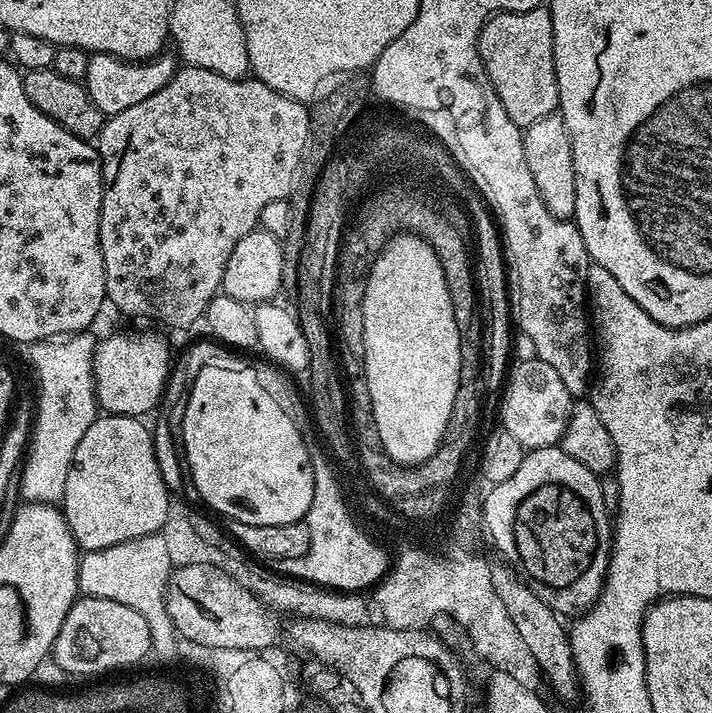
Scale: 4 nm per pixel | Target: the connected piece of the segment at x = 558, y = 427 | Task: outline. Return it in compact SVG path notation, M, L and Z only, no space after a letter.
M535 356L526 361L513 363L513 368L508 378L508 384L502 400L502 420L501 427L510 432L518 442L521 442L526 450L532 451L536 448L548 448L557 445L561 435L565 432L568 425L569 414L572 412L574 398L566 390L562 383L562 378L551 369L546 362Z

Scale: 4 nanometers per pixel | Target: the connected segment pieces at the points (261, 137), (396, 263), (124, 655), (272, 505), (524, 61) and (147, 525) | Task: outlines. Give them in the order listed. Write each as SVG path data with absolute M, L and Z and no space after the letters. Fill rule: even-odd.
M180 66L177 67L174 78L170 78L170 82L166 82L166 86L162 86L162 90L158 90L158 94L150 94L150 98L145 98L143 102L138 102L138 106L130 106L130 110L122 110L122 114L114 114L113 116L107 117L104 121L104 129L100 131L98 137L100 165L102 166L102 174L104 175L106 185L104 197L102 198L102 210L100 211L100 249L102 250L104 277L106 278L104 295L107 303L109 305L113 304L118 311L125 312L128 316L145 316L146 319L157 320L160 324L169 324L172 328L188 328L199 316L201 319L201 317L207 313L212 299L221 291L224 283L226 262L230 262L230 254L234 254L234 246L238 246L238 242L242 242L242 238L246 238L246 234L257 231L263 208L270 202L280 200L280 192L284 192L282 188L286 188L286 168L292 166L292 164L290 164L290 154L296 152L301 146L306 146L309 113L309 109L305 107L301 101L290 98L286 94L282 94L278 90L266 86L261 80L255 78L245 78L242 80L222 78L222 74L214 74L214 70L202 70L201 68Z
M397 234L392 236L371 263L367 272L364 296L360 299L362 306L362 334L364 335L365 354L362 377L368 383L370 402L372 403L374 427L378 430L378 438L385 454L391 458L395 465L420 465L431 458L439 450L447 420L454 407L454 398L462 385L462 369L459 356L459 327L454 318L454 306L450 302L450 290L446 286L446 274L442 270L442 262L435 250L421 237L413 234Z
M81 595L70 606L50 656L62 671L72 676L100 676L146 659L153 648L150 626L138 610L130 610L122 602L110 602L110 598Z
M208 368L200 380L196 380L196 392L192 392L192 404L188 404L188 420L178 425L178 431L188 435L188 448L182 453L188 460L188 472L192 475L192 484L196 492L213 508L213 513L221 512L228 520L248 523L250 526L283 526L287 523L303 521L310 510L310 502L314 498L314 470L312 469L312 452L304 445L304 436L298 424L288 424L284 412L264 396L264 388L252 380L252 372L220 372L220 368Z
M541 6L524 13L499 12L489 17L481 28L477 46L482 66L502 106L506 106L510 122L526 129L538 122L538 118L546 118L559 109L558 78L554 70L552 16L547 7Z
M100 414L97 415L95 422L90 426L90 430L86 430L86 434L82 434L75 441L76 449L72 452L72 465L69 466L68 473L64 476L64 504L62 503L62 511L73 538L84 552L97 552L103 548L118 546L118 542L130 542L134 538L150 536L159 533L164 527L170 490L168 490L167 482L164 481L163 474L160 473L160 460L156 457L156 444L152 441L152 436L148 433L148 428L144 423L143 419L134 416Z

